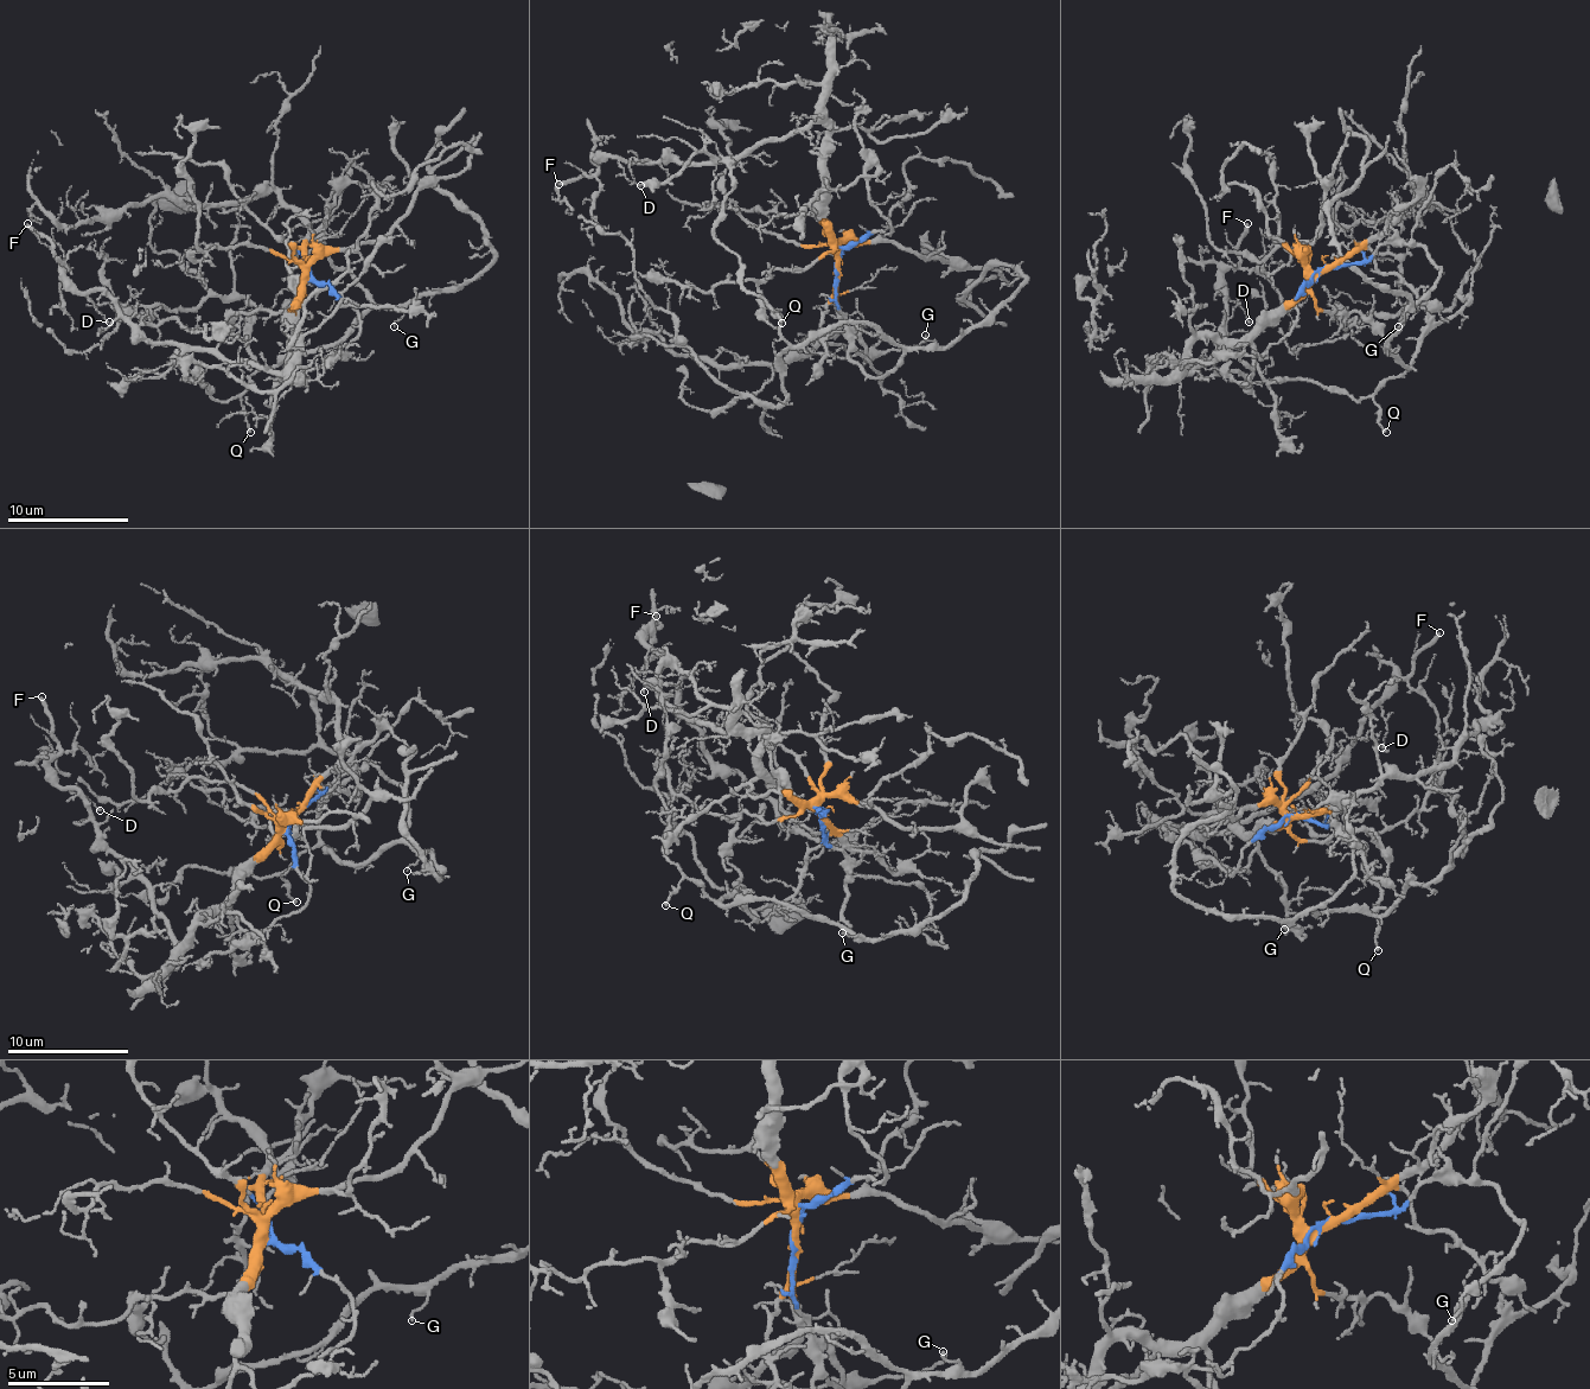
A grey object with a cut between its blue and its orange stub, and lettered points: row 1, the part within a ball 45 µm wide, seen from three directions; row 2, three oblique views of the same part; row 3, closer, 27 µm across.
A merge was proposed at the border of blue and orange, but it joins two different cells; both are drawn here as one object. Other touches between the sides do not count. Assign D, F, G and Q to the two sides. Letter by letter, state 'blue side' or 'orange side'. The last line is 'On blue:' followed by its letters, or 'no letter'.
D: orange side
F: orange side
G: blue side
Q: blue side
On blue: G, Q

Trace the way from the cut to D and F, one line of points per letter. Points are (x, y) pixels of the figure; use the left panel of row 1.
D: (307, 272), (295, 307), (295, 360), (282, 371), (152, 344), (95, 290), (88, 299), (109, 323)
F: (307, 272), (295, 360), (282, 371), (225, 362), (152, 344), (107, 295), (80, 292), (27, 223)

